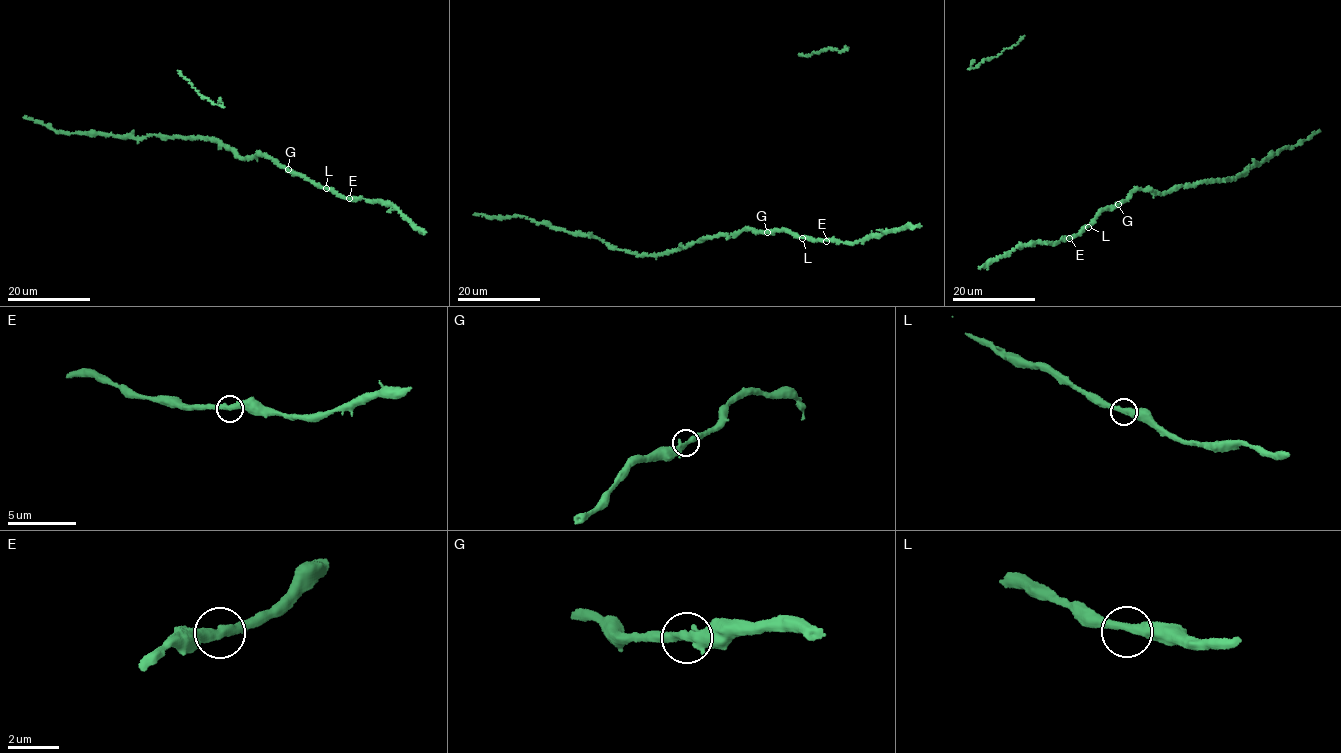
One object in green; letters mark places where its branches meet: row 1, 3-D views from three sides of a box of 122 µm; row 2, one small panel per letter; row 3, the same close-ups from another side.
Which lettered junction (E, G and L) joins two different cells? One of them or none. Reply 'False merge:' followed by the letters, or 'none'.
False merge: none

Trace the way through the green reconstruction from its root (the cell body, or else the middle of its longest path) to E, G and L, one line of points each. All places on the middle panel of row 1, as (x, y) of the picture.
E: (712, 237), (751, 229), (764, 233), (788, 232), (809, 239), (826, 241)
G: (712, 237), (748, 229), (767, 232)
L: (712, 237), (748, 229), (764, 233), (788, 232), (802, 238)

